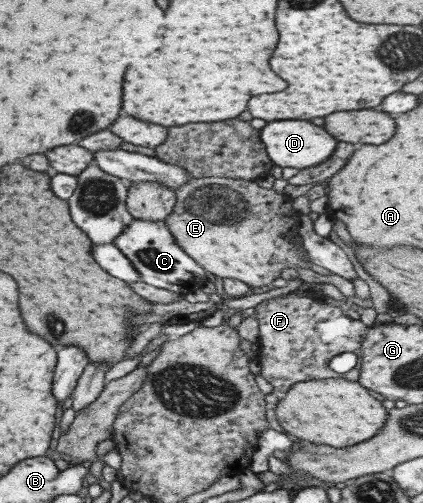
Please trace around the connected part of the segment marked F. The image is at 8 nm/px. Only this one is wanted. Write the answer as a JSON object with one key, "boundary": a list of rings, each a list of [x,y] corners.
{"boundary":[[[289,290],[267,295],[255,308],[255,316],[259,324],[259,351],[256,360],[261,367],[261,375],[274,388],[275,393],[288,392],[290,387],[303,381],[326,379],[328,377],[344,377],[348,381],[356,382],[361,372],[360,362],[349,372],[340,374],[334,372],[330,367],[330,361],[341,353],[354,353],[361,358],[361,340],[364,340],[369,327],[351,313],[351,311],[340,304],[333,302],[328,304],[322,301],[321,294],[317,298],[313,296],[302,296],[290,293]]]}

